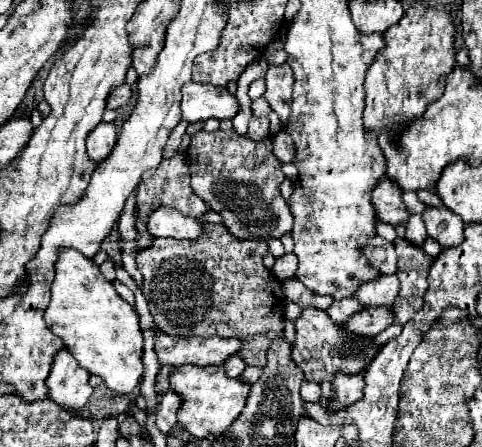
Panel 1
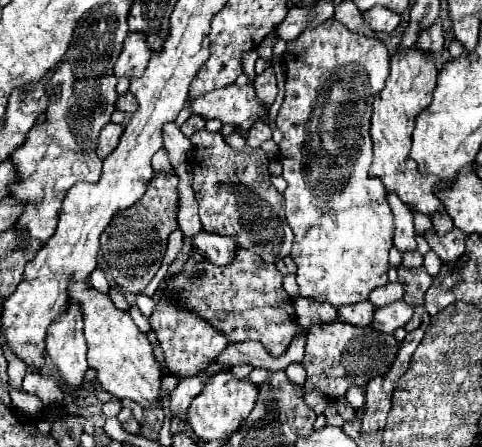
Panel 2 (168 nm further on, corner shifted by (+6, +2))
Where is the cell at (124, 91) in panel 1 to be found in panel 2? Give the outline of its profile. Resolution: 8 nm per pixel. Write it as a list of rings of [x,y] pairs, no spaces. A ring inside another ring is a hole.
[[[127,92],[127,94],[119,96],[117,102],[115,102],[115,110],[121,110],[121,112],[125,112],[125,114],[135,112],[135,98],[133,98],[133,94]]]

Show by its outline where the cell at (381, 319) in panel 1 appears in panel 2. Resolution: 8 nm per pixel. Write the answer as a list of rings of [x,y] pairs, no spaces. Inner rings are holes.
[[[399,300],[399,302],[393,302],[389,306],[377,308],[373,314],[371,326],[385,332],[385,334],[391,334],[395,328],[405,326],[409,322],[411,314],[413,314],[413,308],[407,306],[403,300]]]

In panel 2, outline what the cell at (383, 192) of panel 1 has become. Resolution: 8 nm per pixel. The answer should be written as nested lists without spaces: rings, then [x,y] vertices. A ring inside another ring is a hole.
[[[389,192],[387,202],[391,206],[395,228],[393,228],[393,244],[397,250],[415,250],[415,228],[413,228],[413,216],[411,210],[397,198],[397,194]]]

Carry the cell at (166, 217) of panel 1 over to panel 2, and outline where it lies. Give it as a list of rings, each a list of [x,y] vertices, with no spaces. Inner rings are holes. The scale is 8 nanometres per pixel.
[[[205,230],[195,234],[191,238],[191,244],[197,246],[197,250],[201,250],[217,266],[229,264],[233,260],[235,250],[237,250],[237,244],[233,242],[233,238],[219,236],[219,234],[209,234]]]

